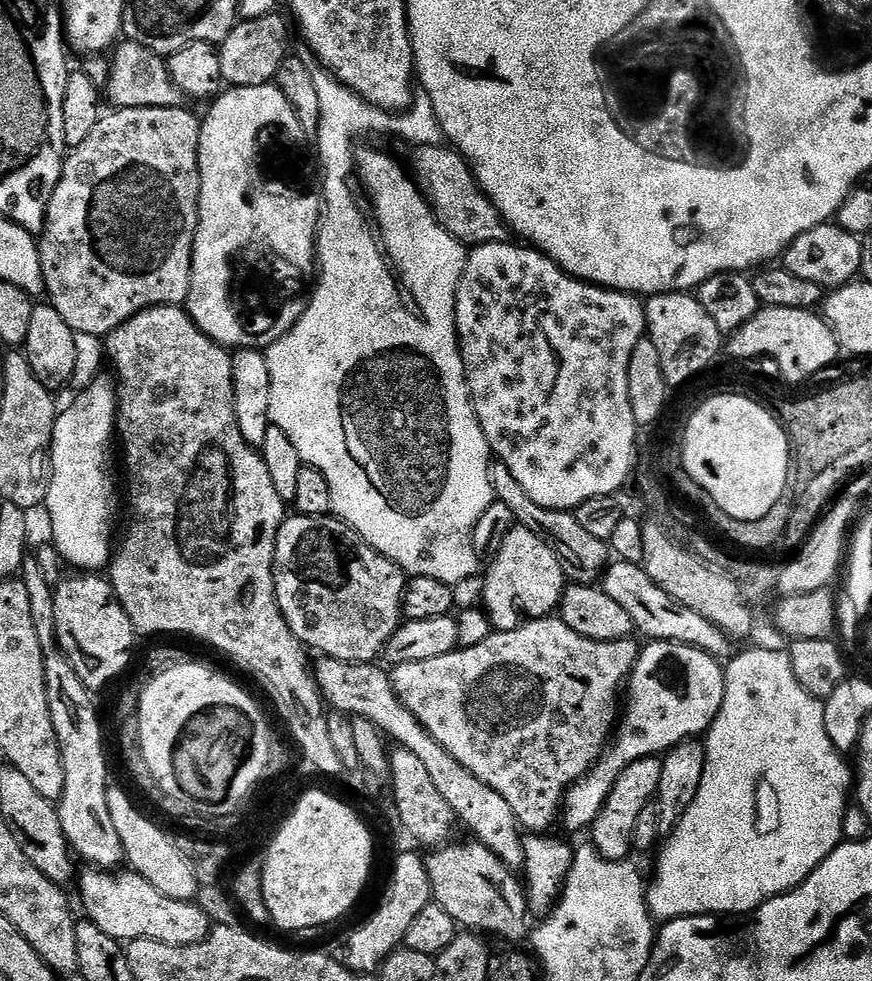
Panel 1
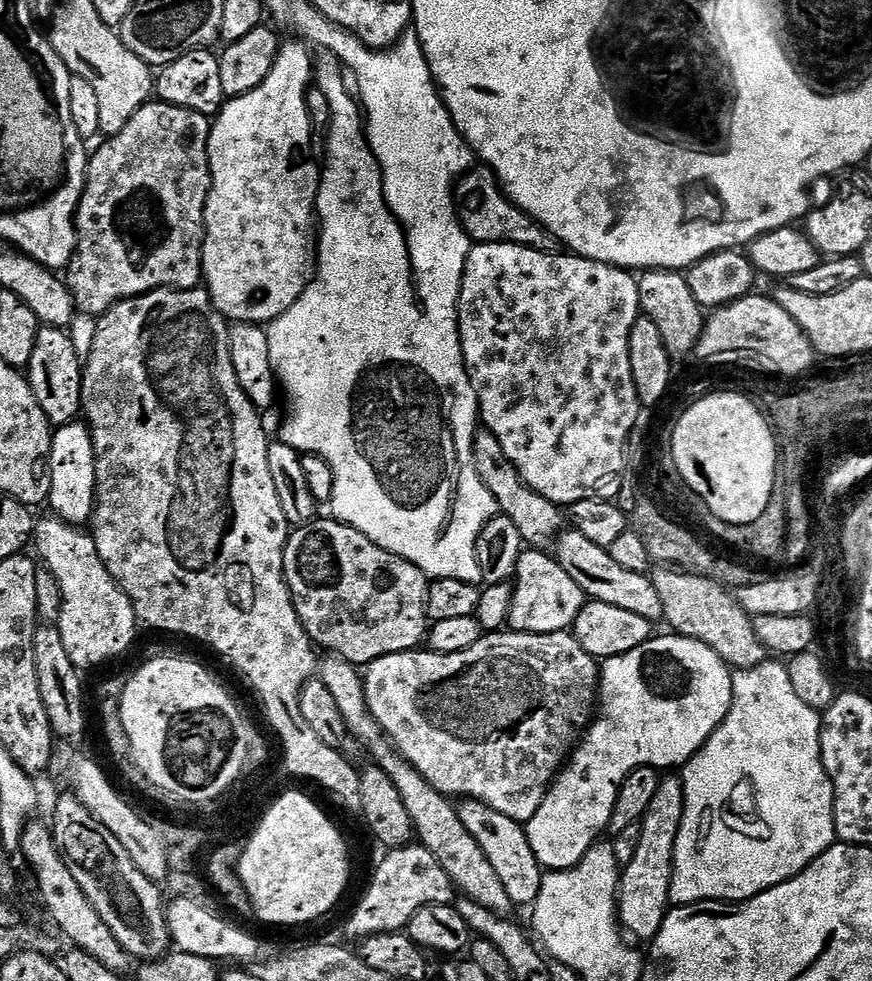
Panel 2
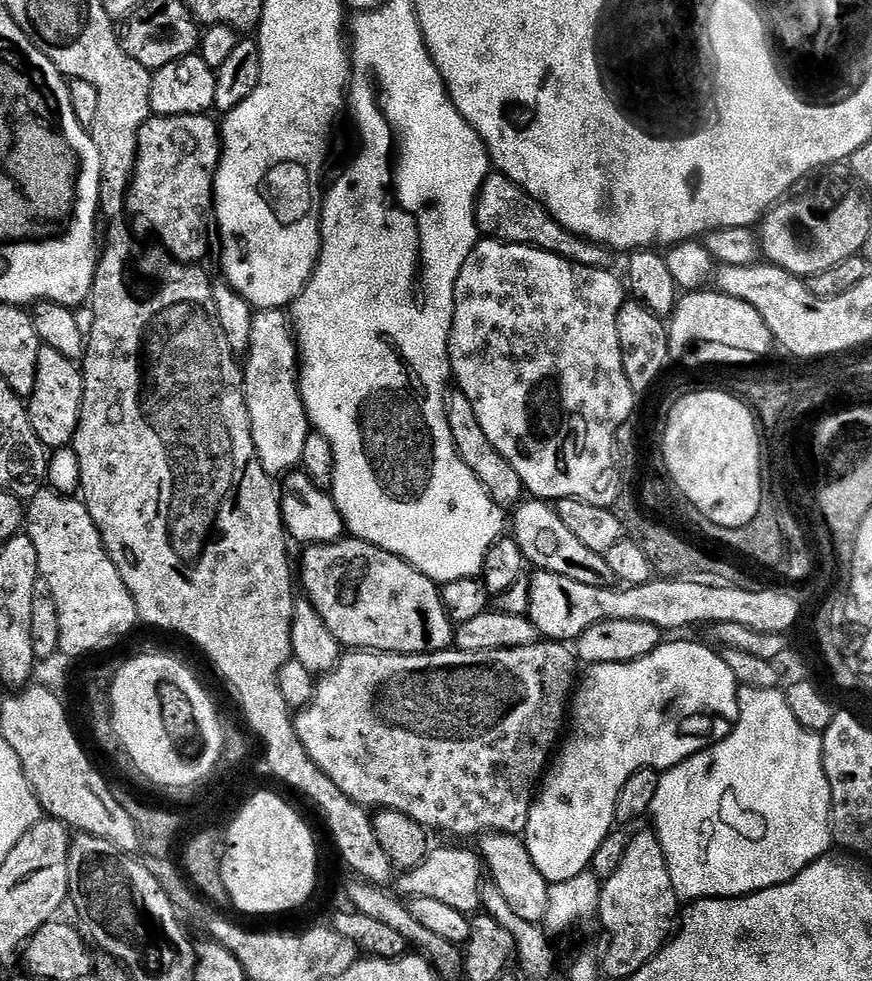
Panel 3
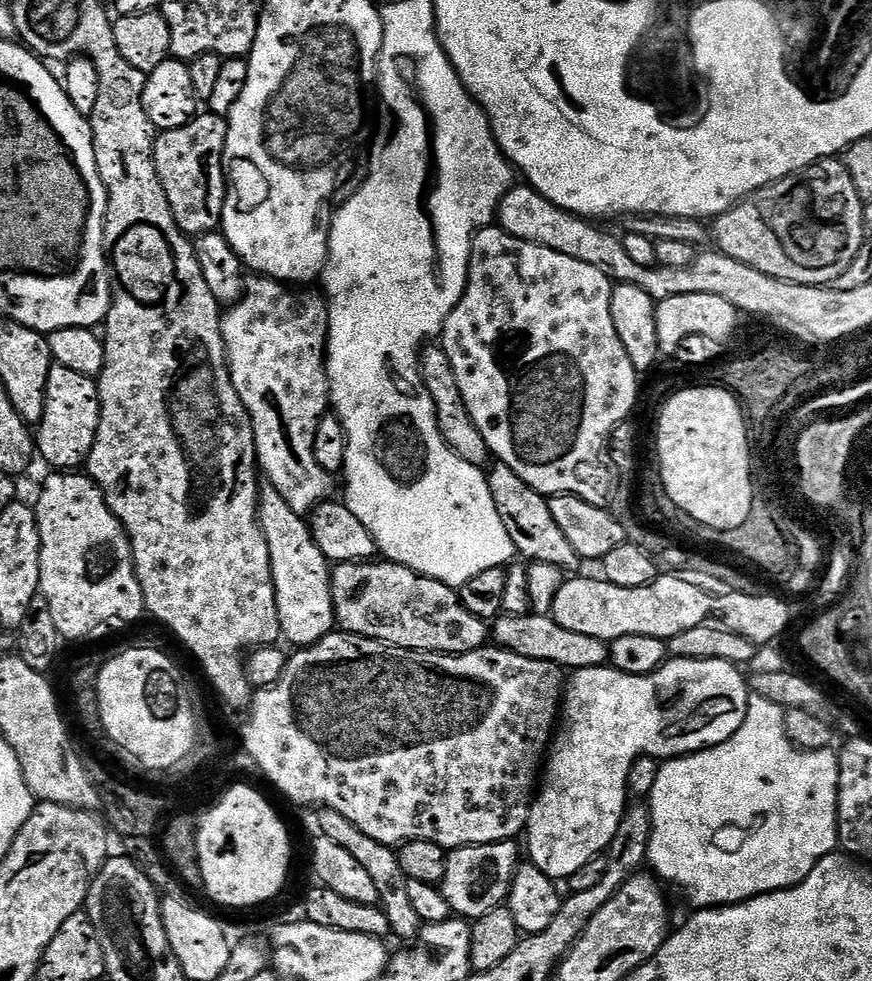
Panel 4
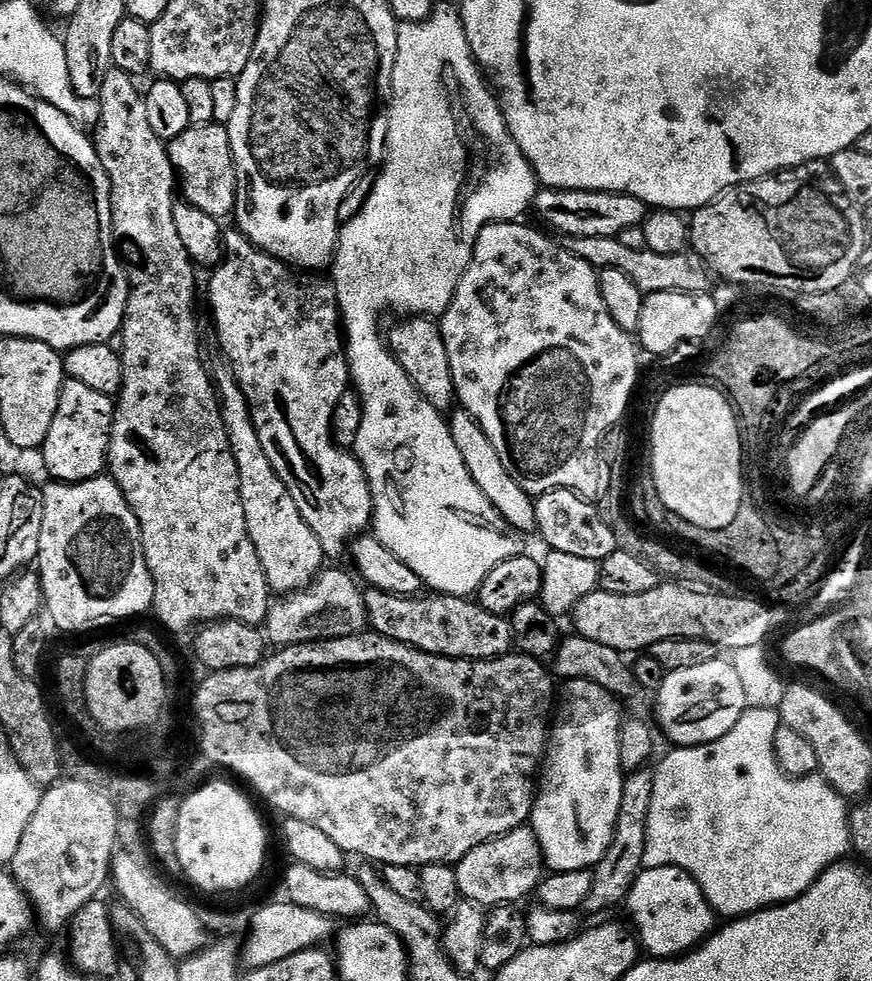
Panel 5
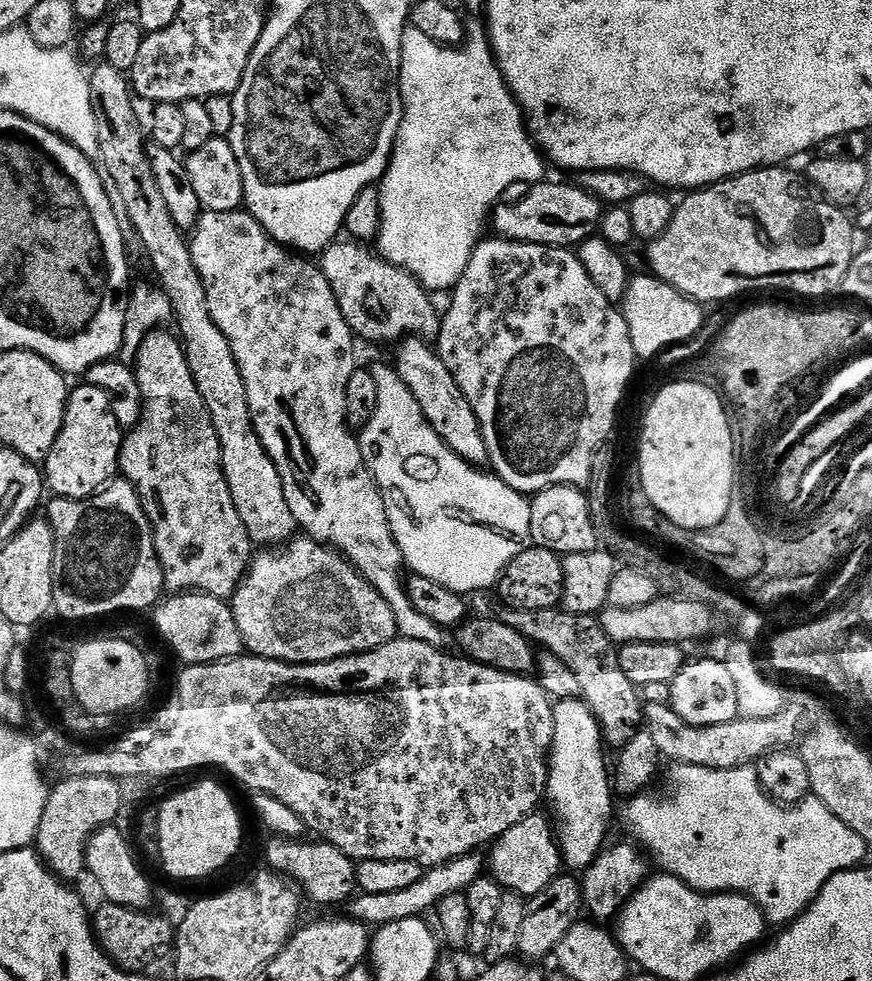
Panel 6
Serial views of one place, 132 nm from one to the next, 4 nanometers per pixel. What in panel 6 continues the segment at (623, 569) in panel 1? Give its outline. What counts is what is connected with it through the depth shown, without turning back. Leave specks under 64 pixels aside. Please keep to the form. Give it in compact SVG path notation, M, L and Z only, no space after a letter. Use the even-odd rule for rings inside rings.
M419 338L403 341L396 350L395 375L400 376L410 394L414 394L416 407L422 410L434 434L438 434L438 438L442 438L442 442L446 442L446 446L458 454L458 458L477 466L487 465L486 438L482 434L478 414L474 414L474 406L470 406L466 394L462 394L462 386L458 386L454 374L450 374L442 362L439 351L429 341Z

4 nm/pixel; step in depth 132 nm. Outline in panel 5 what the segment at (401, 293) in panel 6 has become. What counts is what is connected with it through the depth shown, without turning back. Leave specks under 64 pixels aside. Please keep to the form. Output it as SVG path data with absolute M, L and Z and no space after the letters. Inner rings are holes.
M404 318L396 323L400 324L386 332L388 349L402 370L406 370L424 402L442 414L447 413L457 403L457 398L454 378L450 374L450 354L446 354L446 342L440 333L439 323L432 318Z

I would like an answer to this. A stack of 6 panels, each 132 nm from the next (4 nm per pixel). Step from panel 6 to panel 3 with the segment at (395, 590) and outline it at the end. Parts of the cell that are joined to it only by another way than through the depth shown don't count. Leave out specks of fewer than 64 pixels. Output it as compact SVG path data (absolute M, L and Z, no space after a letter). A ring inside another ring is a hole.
M261 308L253 311L250 346L242 371L246 410L250 414L258 458L269 476L283 477L299 465L302 446L306 446L310 431L308 411L300 393L300 349L296 347L296 334L285 309Z

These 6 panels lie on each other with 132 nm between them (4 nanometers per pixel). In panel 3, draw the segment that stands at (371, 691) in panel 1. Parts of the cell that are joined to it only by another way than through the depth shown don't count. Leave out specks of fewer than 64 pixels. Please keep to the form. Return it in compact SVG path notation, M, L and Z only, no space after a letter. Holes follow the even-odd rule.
M490 832L479 837L478 855L484 862L491 883L506 898L507 904L518 918L524 918L531 924L543 925L546 918L547 902L550 899L550 885L542 870L534 866L530 850L520 836L511 836L505 832Z

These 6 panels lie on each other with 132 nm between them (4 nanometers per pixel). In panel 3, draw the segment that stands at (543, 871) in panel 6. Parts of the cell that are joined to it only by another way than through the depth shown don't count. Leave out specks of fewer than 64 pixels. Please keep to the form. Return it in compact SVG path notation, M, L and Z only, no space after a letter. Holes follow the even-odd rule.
M433 847L422 863L408 872L400 872L394 884L395 891L408 900L434 898L453 910L462 910L469 914L481 911L485 887L484 862L473 849L471 852L468 848Z

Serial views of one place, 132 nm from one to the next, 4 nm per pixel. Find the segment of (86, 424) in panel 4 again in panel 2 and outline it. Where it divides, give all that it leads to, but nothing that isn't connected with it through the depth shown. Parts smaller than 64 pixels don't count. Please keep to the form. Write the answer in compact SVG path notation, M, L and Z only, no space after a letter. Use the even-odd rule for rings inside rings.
M41 327L34 342L34 354L30 354L26 375L34 390L34 398L38 398L42 414L53 426L71 424L81 415L80 391L84 381L82 361L65 329Z

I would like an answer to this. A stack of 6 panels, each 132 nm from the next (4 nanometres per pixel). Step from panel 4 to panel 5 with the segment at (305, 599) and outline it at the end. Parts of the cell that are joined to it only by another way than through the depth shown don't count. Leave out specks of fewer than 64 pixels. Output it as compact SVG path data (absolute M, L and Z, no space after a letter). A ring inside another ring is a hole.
M220 362L216 369L211 369L210 375L216 399L220 401L220 417L238 466L240 505L246 514L248 533L254 542L254 550L258 550L258 562L262 562L266 582L276 594L301 592L312 585L325 567L322 542L318 542L318 534L306 526L306 518L302 518L294 497L290 495L290 490L286 490L286 482L278 478L278 470L270 466L270 458L266 458L266 450L262 450L258 430L252 421L252 408L232 369L227 363Z

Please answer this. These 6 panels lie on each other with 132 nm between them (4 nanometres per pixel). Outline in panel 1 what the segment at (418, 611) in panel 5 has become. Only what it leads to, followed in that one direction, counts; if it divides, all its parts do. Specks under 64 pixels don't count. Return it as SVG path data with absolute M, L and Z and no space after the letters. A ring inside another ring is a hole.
M289 515L276 535L276 549L274 550L274 566L272 567L272 573L274 574L276 601L282 610L282 618L286 618L286 626L290 626L290 630L294 630L294 634L304 643L305 648L320 656L338 658L342 662L350 662L351 664L371 664L377 659L375 657L376 655L379 657L381 653L383 653L384 647L388 645L389 638L396 633L396 629L399 628L402 623L406 574L390 558L378 554L378 550L374 550L349 526L349 524L344 523L343 520L337 518L335 515Z

